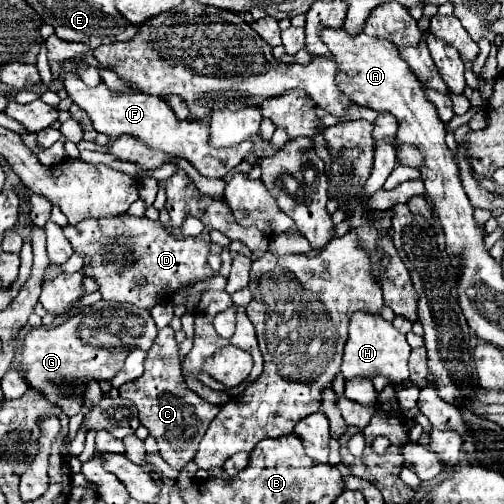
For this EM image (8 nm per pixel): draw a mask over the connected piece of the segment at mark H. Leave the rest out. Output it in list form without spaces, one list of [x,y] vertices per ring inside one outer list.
[[[357,311],[349,321],[349,339],[345,343],[341,373],[345,375],[345,379],[377,377],[377,393],[381,393],[385,385],[403,383],[409,379],[409,369],[407,369],[409,353],[411,353],[411,347],[405,335],[401,335],[393,327],[393,323],[385,321],[381,315]]]

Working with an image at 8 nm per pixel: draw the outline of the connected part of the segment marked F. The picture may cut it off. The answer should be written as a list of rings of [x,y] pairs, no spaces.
[[[73,71],[63,73],[63,85],[73,103],[77,103],[89,115],[97,133],[105,133],[111,139],[117,139],[121,135],[133,135],[151,145],[153,149],[175,153],[177,157],[187,159],[205,177],[225,177],[227,171],[239,165],[251,151],[249,141],[229,149],[209,147],[209,125],[205,121],[177,121],[173,109],[165,101],[159,101],[159,97],[145,93],[117,93],[111,91],[103,81],[97,87],[89,87]]]

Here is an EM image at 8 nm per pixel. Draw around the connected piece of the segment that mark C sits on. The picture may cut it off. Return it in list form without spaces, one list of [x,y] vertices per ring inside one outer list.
[[[171,327],[158,330],[153,347],[147,351],[145,373],[139,379],[121,385],[119,395],[137,407],[141,425],[147,427],[159,443],[159,455],[175,469],[181,469],[193,459],[209,423],[219,413],[219,405],[201,399],[187,387],[181,375],[181,357],[175,331]]]

